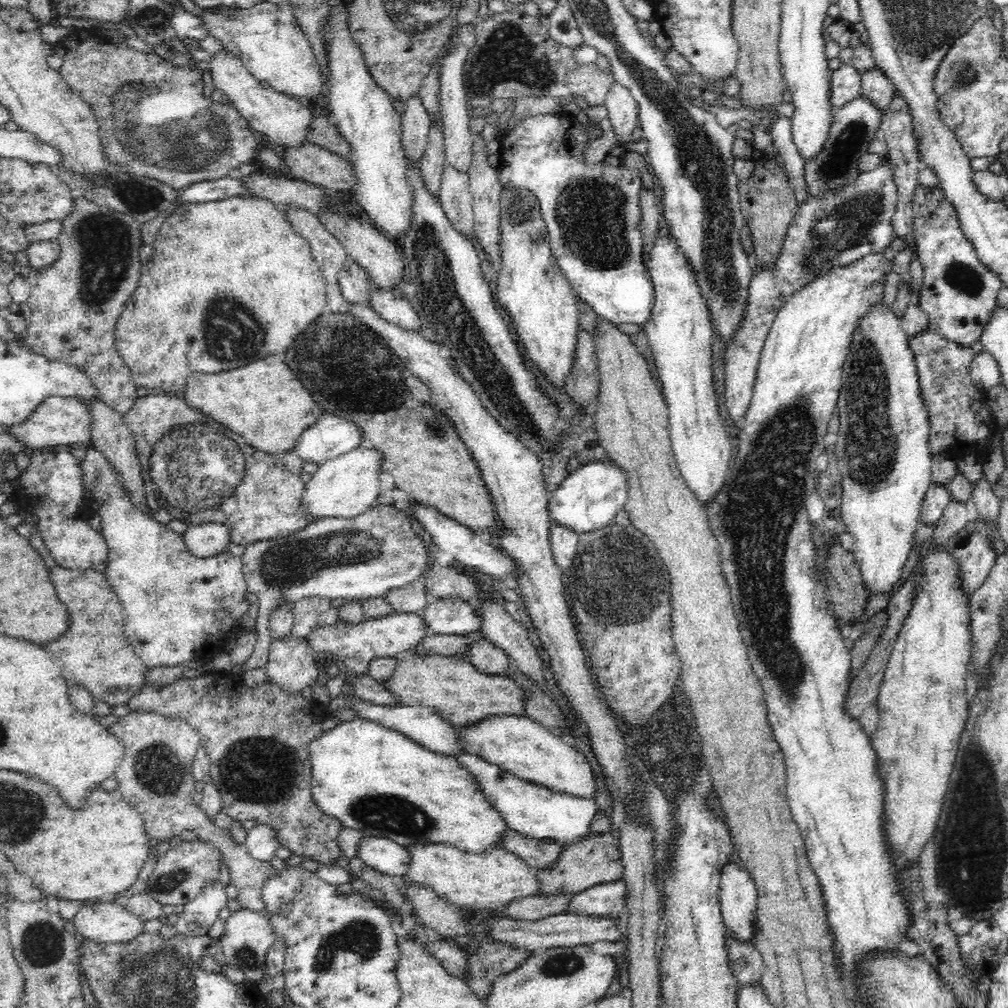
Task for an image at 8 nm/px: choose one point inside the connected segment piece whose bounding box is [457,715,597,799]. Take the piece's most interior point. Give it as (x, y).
(518, 744)

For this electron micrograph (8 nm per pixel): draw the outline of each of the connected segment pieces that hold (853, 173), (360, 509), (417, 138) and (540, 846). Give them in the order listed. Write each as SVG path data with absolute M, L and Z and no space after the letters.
M863 96L852 98L844 106L833 110L832 124L828 138L825 140L824 152L804 162L804 176L808 196L822 196L828 190L838 190L854 182L861 173L858 160L869 151L870 141L875 137L881 123L882 112L871 100Z
M363 445L346 454L326 460L319 465L310 480L305 483L302 504L305 511L316 519L358 516L366 512L379 494L378 472L385 456L371 446Z
M418 92L412 94L405 102L406 109L401 114L401 145L405 150L405 156L413 161L417 169L420 170L422 156L428 144L428 130L430 130L431 117L422 106L422 101Z
M512 829L505 832L504 839L498 846L514 853L534 871L552 866L561 855L561 846L558 842L528 838Z

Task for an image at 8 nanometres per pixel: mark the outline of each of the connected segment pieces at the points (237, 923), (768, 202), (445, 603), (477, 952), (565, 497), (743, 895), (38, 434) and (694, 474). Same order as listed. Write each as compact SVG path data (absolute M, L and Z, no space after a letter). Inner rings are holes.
M248 909L232 911L223 924L219 941L226 962L238 966L246 974L246 981L256 984L265 971L265 954L275 941L269 916L266 916L263 911L254 912Z
M768 158L766 166L758 166L756 172L739 180L738 190L744 221L746 221L746 226L750 226L751 238L754 241L753 259L760 262L760 265L770 265L782 252L784 236L798 208L798 199L793 185L790 184L788 172L778 170L774 162Z
M458 597L430 599L421 616L434 635L465 635L481 628L481 616L470 602Z
M484 942L468 953L468 972L462 979L480 999L486 1000L494 980L517 969L531 954L530 950L520 950L503 942Z
M590 461L571 472L555 490L556 494L549 501L550 520L578 535L606 528L614 523L615 516L623 510L628 487L629 476L613 461Z
M730 861L724 869L719 891L723 923L738 942L752 942L757 887L751 875L736 861Z
M50 396L46 398L37 411L32 412L28 420L14 427L6 427L5 432L18 439L30 449L47 449L60 446L68 448L69 444L77 442L88 447L91 440L91 412L84 402L77 397Z
M660 236L649 254L647 268L656 300L650 320L643 326L654 355L656 373L662 383L668 429L679 471L705 508L706 502L722 488L732 460L732 444L720 418L721 401L716 395L711 369L713 317L706 307L706 298L698 289L694 270L690 269L686 254L678 248L673 236Z

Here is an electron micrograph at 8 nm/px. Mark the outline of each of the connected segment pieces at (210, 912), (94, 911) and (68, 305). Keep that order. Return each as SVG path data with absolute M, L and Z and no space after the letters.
M220 882L202 888L202 892L178 914L176 932L186 936L208 935L208 929L219 920L220 909L226 906L228 899Z
M109 899L80 908L73 924L84 938L98 944L130 942L144 933L144 920L141 917Z
M78 197L75 199L73 211L62 221L62 230L58 235L57 241L61 246L60 258L50 264L48 268L44 269L29 269L24 272L28 283L31 287L31 292L26 302L26 305L31 309L31 318L28 323L28 330L24 332L26 336L26 344L30 344L30 348L33 348L34 352L41 353L48 360L61 361L64 364L74 365L76 368L82 369L93 381L94 386L98 389L98 397L102 397L102 401L116 412L121 415L130 410L134 405L134 402L139 398L137 394L138 385L133 381L130 368L126 366L126 363L119 355L117 346L115 345L116 339L114 339L116 332L116 324L118 323L119 316L126 306L128 299L134 295L136 288L138 288L139 280L141 278L141 262L138 254L138 250L143 246L140 235L140 223L137 223L131 216L116 212L108 206L98 206L95 202L86 199L86 197Z

